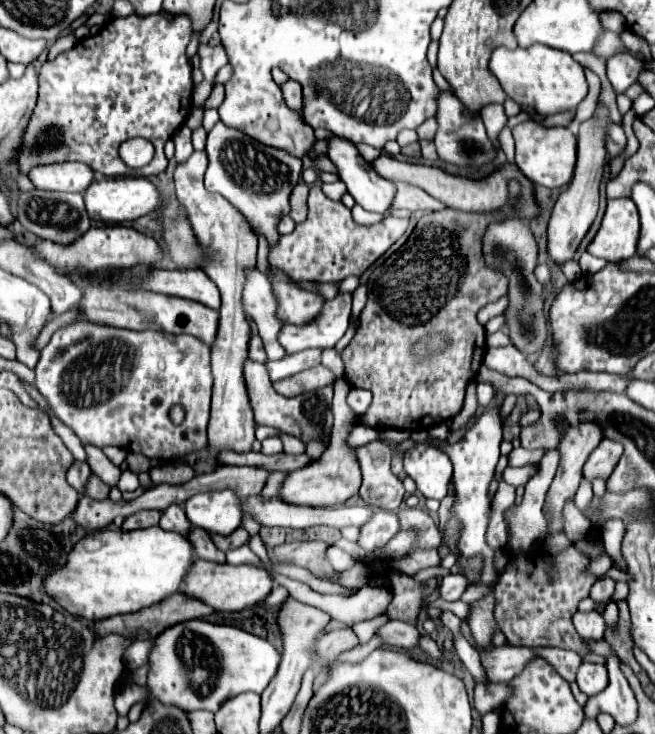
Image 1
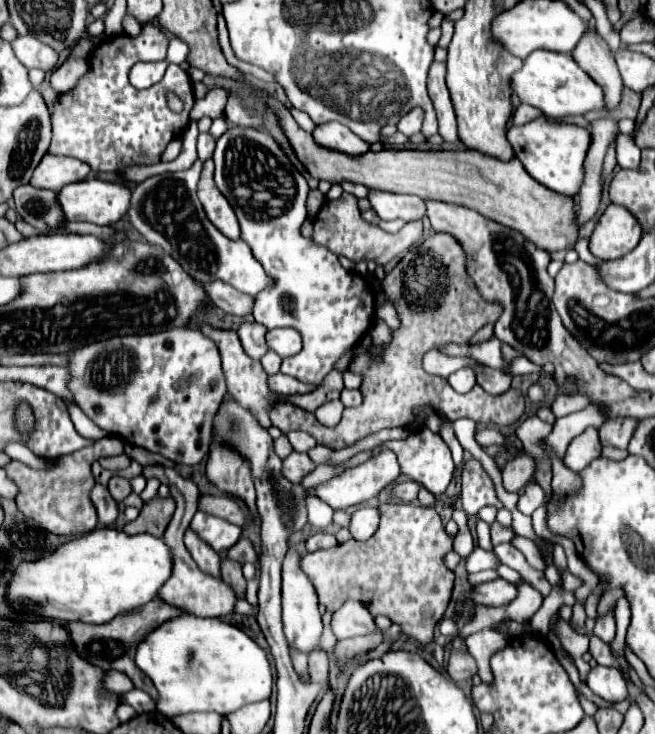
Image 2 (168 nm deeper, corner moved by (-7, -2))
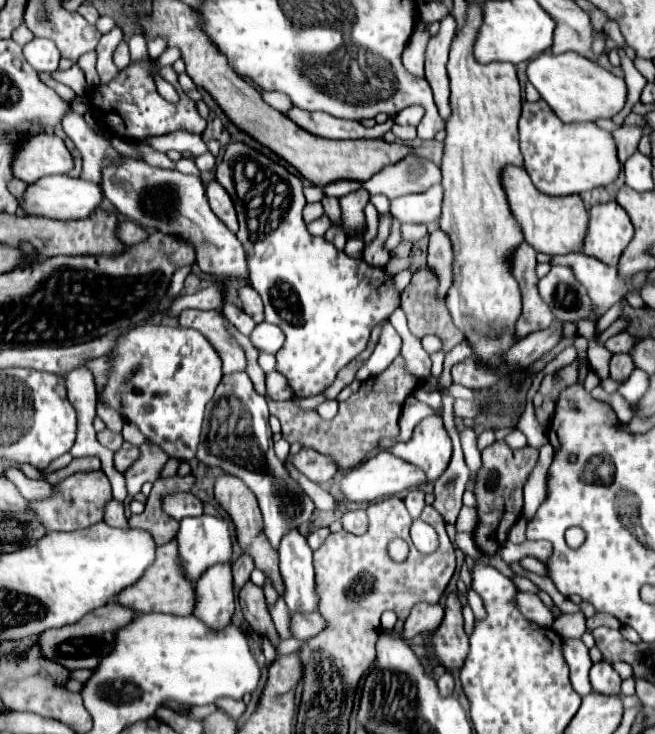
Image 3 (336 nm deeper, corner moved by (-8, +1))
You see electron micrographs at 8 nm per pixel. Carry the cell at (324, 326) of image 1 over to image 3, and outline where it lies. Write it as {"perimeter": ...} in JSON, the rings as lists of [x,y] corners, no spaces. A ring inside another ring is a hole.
{"perimeter":[[[262,322],[254,328],[254,332],[250,334],[250,340],[258,350],[276,354],[284,344],[284,332],[276,324]]]}

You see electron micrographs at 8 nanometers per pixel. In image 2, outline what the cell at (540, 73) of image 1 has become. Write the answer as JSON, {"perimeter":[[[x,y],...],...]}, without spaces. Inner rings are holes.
{"perimeter":[[[551,51],[531,53],[525,59],[523,69],[513,75],[511,87],[513,93],[517,93],[523,103],[541,109],[549,119],[585,115],[589,111],[605,107],[603,89],[571,59],[571,55],[563,55],[563,53],[551,53]]]}

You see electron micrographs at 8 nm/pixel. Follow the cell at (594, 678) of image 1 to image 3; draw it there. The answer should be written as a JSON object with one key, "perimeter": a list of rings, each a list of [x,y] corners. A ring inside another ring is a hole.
{"perimeter":[[[602,660],[590,668],[590,684],[592,684],[592,690],[598,694],[616,696],[616,694],[620,694],[622,680],[620,680],[618,672],[612,668],[612,664]]]}

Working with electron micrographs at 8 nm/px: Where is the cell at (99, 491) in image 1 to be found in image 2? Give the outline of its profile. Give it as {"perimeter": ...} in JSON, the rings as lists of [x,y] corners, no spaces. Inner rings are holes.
{"perimeter":[[[111,477],[107,487],[117,503],[123,503],[123,499],[131,493],[131,481],[127,477]]]}

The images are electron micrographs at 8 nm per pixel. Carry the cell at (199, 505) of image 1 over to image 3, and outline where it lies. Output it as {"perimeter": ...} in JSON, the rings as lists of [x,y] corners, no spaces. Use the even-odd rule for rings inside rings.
{"perimeter":[[[196,516],[196,518],[184,518],[180,522],[180,530],[176,534],[178,540],[178,550],[182,556],[182,566],[184,572],[190,580],[198,580],[198,576],[218,564],[218,562],[230,562],[232,558],[232,532],[230,532],[230,524],[224,518],[216,518],[216,516]]]}

